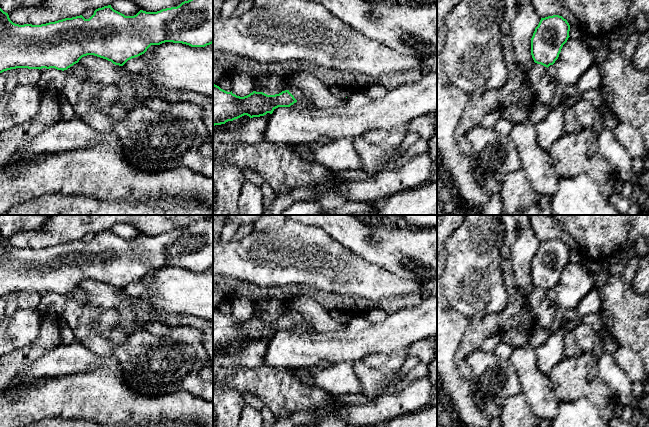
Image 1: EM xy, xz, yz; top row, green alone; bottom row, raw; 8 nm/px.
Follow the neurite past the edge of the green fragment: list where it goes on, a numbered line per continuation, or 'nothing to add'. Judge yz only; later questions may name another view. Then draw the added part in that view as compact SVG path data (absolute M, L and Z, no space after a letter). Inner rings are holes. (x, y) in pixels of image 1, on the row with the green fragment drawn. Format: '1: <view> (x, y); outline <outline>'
nothing to add

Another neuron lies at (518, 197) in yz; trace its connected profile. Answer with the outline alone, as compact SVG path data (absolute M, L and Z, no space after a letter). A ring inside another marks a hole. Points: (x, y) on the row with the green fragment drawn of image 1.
M522 168L505 178L500 196L502 215L554 215L551 197L536 193Z

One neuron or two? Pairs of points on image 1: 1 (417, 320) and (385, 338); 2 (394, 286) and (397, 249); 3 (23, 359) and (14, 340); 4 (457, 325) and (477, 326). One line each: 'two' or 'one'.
1: one
2: two
3: two
4: two

